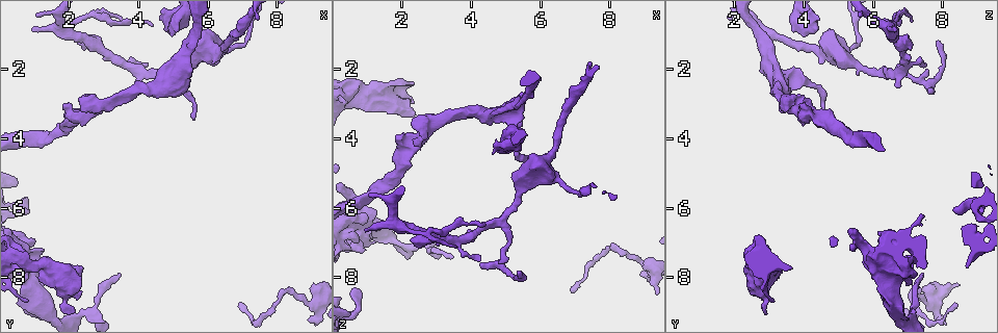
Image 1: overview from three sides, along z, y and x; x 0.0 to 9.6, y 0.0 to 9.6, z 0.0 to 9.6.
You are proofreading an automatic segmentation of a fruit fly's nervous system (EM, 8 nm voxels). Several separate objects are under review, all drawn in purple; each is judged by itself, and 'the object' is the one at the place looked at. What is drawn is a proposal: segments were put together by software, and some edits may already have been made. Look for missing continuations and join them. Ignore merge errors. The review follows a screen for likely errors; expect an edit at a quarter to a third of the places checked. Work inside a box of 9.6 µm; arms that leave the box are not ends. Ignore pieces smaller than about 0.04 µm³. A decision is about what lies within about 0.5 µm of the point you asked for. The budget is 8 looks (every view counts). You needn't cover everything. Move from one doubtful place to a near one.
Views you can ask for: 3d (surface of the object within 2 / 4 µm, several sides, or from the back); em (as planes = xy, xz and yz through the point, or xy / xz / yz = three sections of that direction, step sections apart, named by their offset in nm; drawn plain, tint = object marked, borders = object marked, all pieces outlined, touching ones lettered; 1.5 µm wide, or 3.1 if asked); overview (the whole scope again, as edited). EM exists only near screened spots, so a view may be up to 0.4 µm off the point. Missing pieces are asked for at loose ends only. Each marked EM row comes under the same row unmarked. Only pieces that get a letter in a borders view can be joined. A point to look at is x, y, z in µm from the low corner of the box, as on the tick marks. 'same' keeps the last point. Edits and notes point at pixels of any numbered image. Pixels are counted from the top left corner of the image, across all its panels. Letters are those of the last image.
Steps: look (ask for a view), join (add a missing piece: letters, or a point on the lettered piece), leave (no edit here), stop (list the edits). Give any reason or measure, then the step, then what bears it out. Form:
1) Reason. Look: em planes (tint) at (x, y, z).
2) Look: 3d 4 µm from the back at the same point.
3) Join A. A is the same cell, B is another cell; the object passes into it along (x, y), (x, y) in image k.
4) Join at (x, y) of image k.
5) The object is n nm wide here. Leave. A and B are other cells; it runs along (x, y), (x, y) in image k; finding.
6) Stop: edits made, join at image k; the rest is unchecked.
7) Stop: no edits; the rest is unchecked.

Thin end. Look: 3d 2 µm at (0.85, 8.70, 3.05).

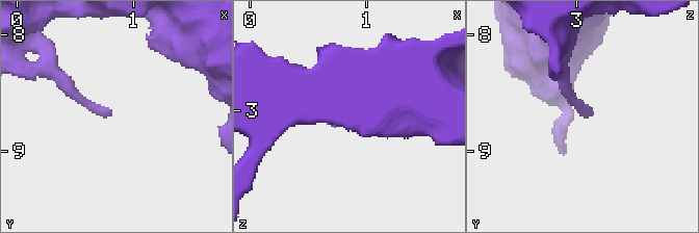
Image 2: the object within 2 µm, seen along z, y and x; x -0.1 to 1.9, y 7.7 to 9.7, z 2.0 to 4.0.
Need the tissue. Look: em planes (tint) at (0.78, 8.72, 3.12).

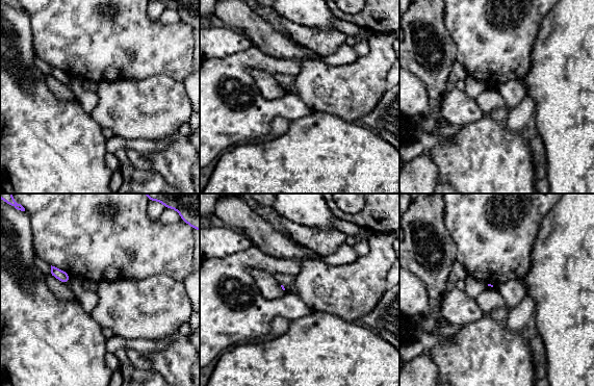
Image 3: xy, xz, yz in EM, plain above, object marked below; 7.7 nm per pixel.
See the neighbours. Look: em planes (borders) at the same point.

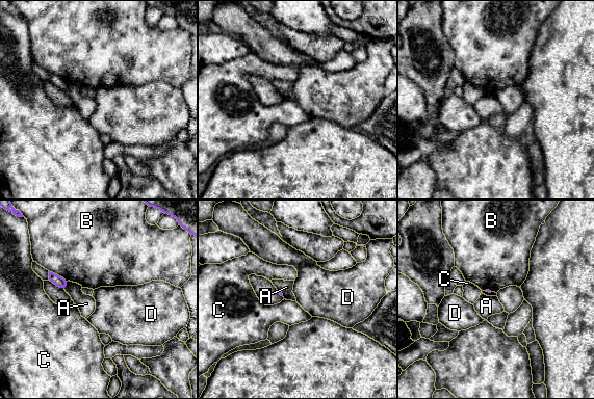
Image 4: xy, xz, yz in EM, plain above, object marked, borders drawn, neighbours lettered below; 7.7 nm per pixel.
Leave. A, B, C and D are other cells; a border runs along (68, 281), (68, 287), (65, 290) in image 4; no lettered piece goes on from it.

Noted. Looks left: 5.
Branch stops here. Look: em xz step 8 (borders) at (6.85, 8.75, 8.45).

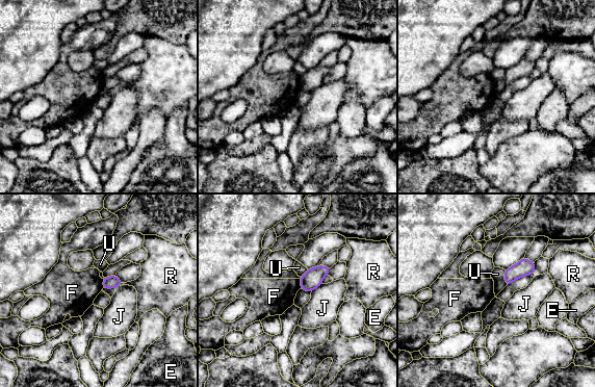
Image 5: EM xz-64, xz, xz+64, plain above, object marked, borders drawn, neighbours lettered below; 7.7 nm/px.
Look: em planes (borders) at the same point.

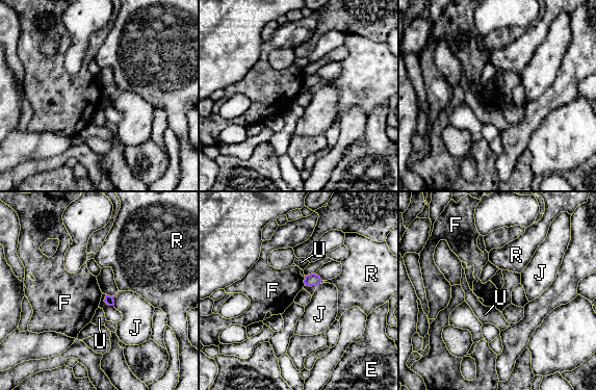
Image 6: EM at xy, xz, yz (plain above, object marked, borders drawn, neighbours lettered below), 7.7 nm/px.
The object is 70 nm wide here. Leave. E, F, J, R and U are other cells; a border runs along (304, 277), (302, 286) in image 6; none of them fits.

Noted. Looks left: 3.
Stops while still wide. Look: 3d 4 µm at (2.35, 7.75, 3.35).

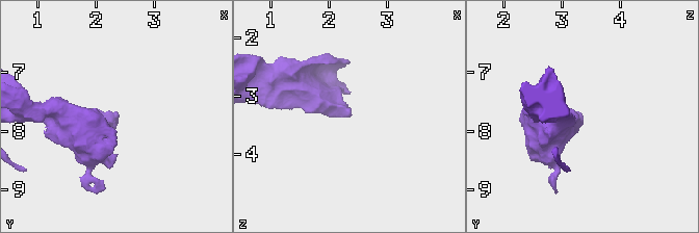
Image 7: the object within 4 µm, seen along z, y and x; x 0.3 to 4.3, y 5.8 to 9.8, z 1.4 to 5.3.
Shape alone is not enough. Look: em xy step 8 (borders) at (2.40, 7.75, 3.35).

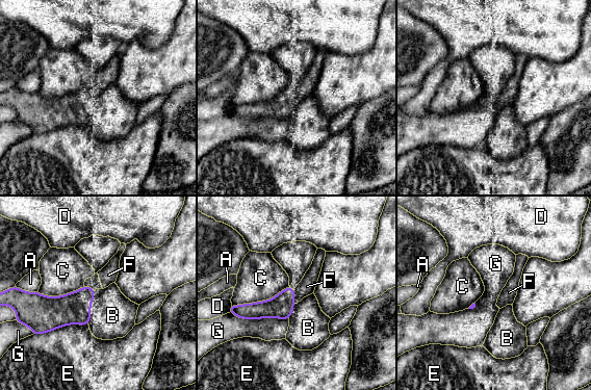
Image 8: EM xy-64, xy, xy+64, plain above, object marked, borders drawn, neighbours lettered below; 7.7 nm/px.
Another direction. Look: em planes (borders) at the same point.

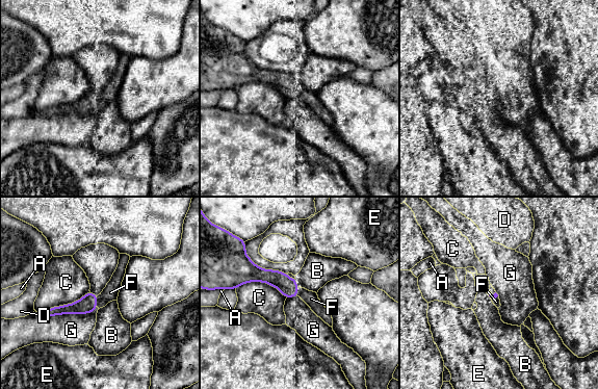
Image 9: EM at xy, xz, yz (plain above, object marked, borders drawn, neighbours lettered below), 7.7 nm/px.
Join F. F is the same cell, A, B, C, D, E and G are other cells; it goes on there.

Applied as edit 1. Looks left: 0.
Stop: edits made, join at image 9; the rest is unchecked.

